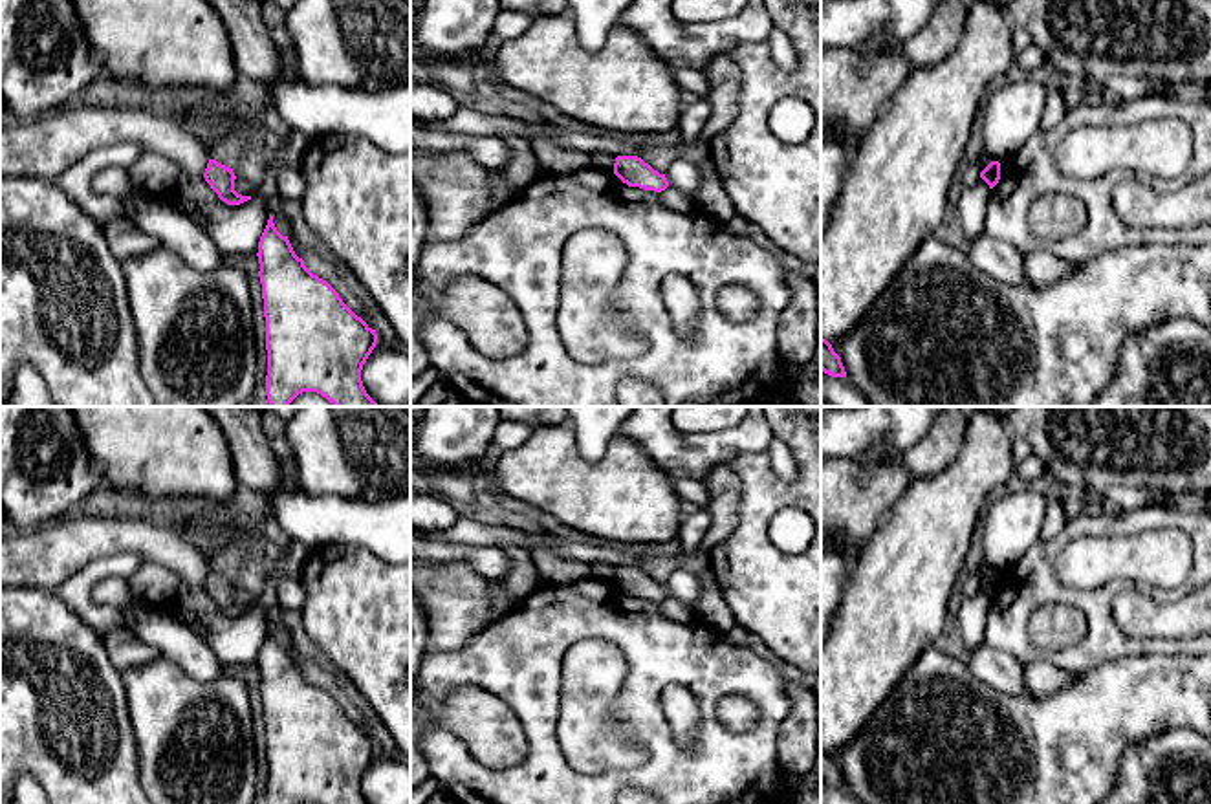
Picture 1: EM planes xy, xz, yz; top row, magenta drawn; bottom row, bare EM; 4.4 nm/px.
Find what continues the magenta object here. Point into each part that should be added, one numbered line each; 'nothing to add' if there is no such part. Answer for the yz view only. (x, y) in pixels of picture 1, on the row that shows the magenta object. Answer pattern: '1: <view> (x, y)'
nothing to add

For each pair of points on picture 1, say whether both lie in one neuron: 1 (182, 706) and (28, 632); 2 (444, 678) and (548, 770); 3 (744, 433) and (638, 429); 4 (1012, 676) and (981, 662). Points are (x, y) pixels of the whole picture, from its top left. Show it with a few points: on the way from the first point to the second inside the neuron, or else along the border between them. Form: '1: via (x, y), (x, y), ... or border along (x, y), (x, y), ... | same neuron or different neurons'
1: border along (120, 673), (130, 718) | different neurons
2: via (480, 674), (497, 674), (539, 717), (541, 733) | same neuron
3: via (719, 447), (700, 453), (675, 453), (664, 442) | same neuron
4: via (1004, 673), (988, 663) | same neuron

